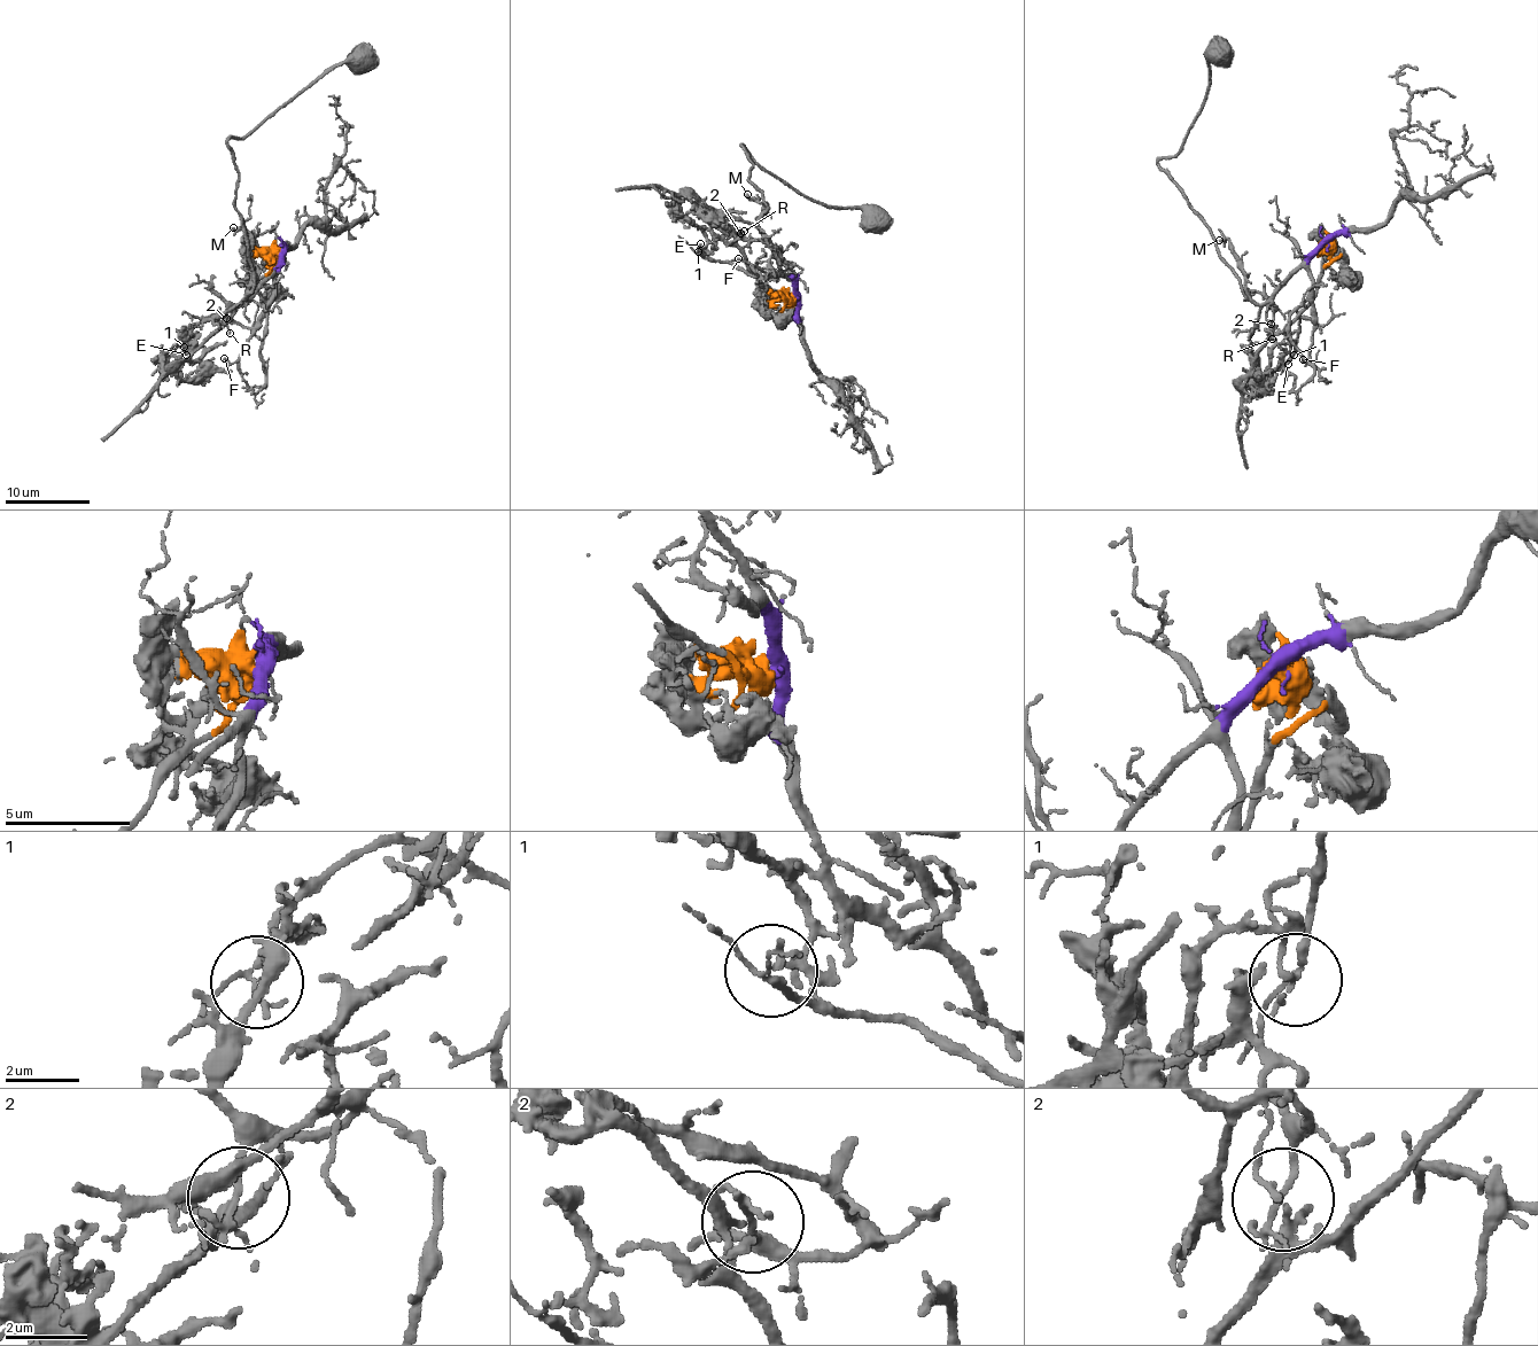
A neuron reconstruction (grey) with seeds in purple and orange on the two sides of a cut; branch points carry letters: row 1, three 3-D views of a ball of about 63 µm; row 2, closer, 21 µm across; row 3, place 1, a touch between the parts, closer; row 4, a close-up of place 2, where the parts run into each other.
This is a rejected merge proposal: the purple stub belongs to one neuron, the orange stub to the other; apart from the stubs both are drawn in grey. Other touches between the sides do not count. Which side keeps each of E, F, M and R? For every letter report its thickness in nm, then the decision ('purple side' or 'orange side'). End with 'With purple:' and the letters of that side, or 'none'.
E: 110 nm thick; purple side
F: 130 nm thick; purple side
M: 220 nm thick; purple side
R: 70 nm thick; purple side
With purple: E, F, M, R

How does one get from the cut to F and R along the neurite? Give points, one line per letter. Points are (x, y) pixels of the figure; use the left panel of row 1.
F: (280, 255), (274, 298), (245, 352), (230, 364), (224, 357)
R: (280, 255), (280, 267), (247, 303), (232, 305), (226, 311), (224, 323), (230, 334)

